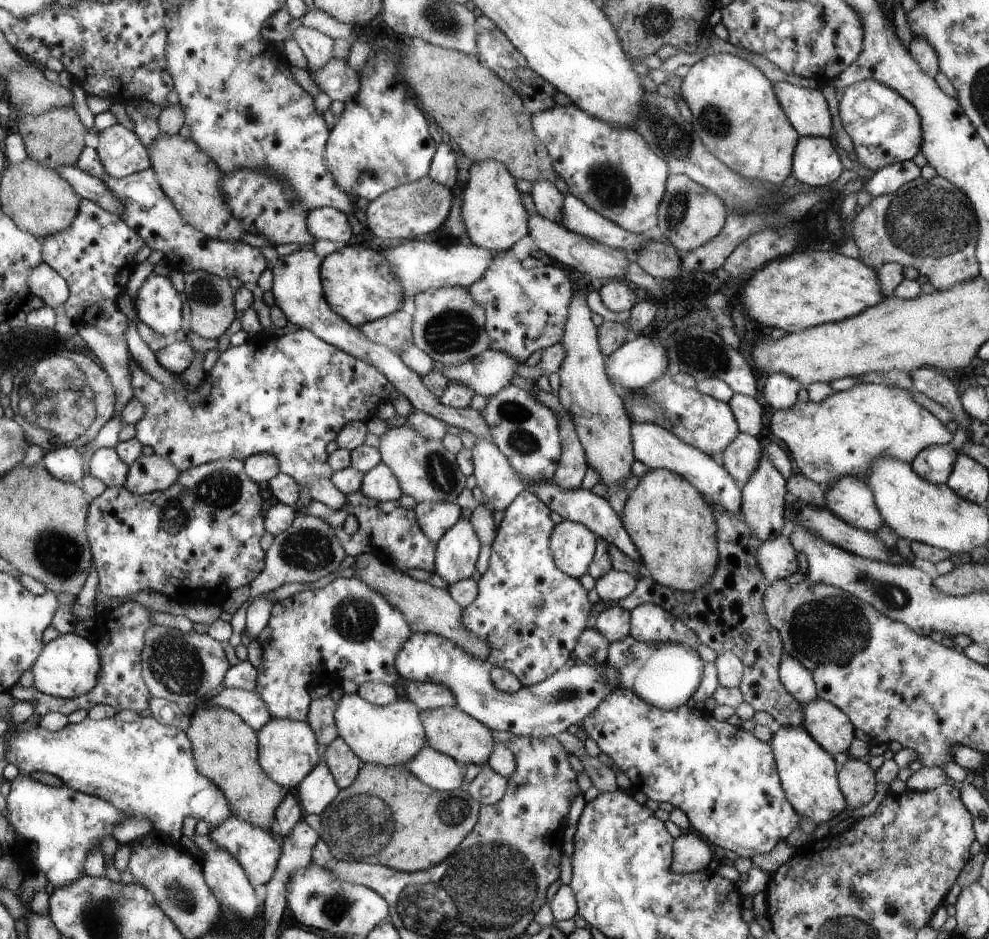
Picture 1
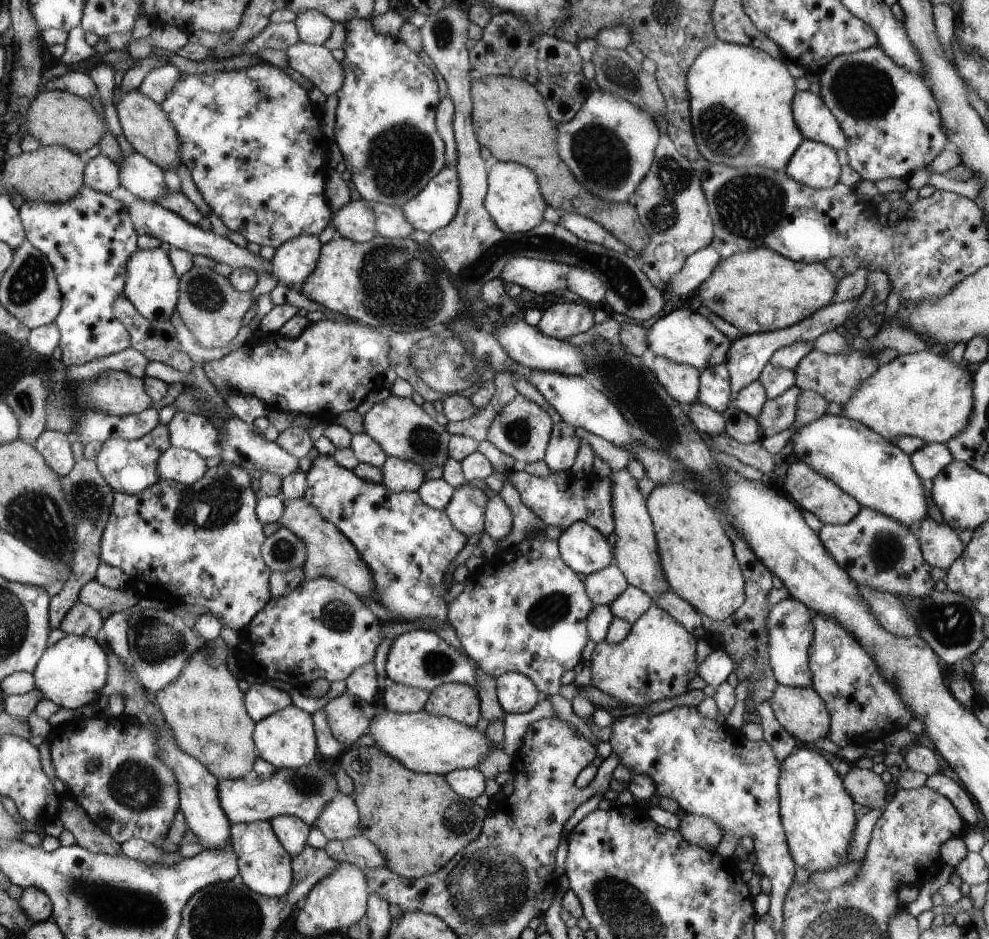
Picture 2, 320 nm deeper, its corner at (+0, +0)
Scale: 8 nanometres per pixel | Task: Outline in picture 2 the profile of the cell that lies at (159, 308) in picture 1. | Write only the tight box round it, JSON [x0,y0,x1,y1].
[124,248,178,320]

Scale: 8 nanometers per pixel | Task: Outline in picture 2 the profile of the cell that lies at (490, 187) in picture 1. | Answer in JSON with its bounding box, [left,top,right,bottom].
[486,162,546,234]

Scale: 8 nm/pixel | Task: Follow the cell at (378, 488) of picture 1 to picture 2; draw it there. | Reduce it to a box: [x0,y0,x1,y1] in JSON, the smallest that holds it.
[381,457,426,492]

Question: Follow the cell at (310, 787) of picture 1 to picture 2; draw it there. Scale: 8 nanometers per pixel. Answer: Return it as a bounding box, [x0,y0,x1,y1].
[313,791,362,840]

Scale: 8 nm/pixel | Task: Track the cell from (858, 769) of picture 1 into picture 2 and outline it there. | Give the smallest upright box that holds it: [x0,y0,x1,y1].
[841,764,890,809]

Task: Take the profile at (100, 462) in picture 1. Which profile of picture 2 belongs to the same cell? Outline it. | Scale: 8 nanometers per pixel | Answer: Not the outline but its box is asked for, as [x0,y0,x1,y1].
[94,424,171,495]

